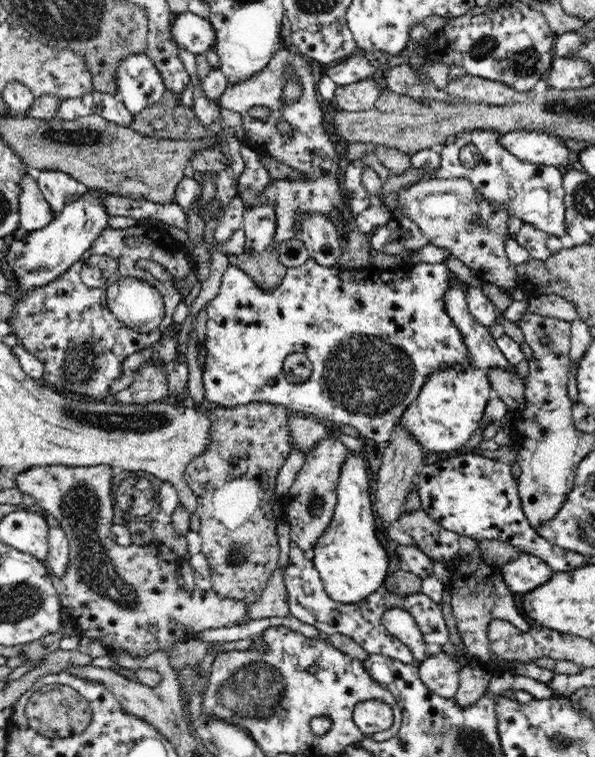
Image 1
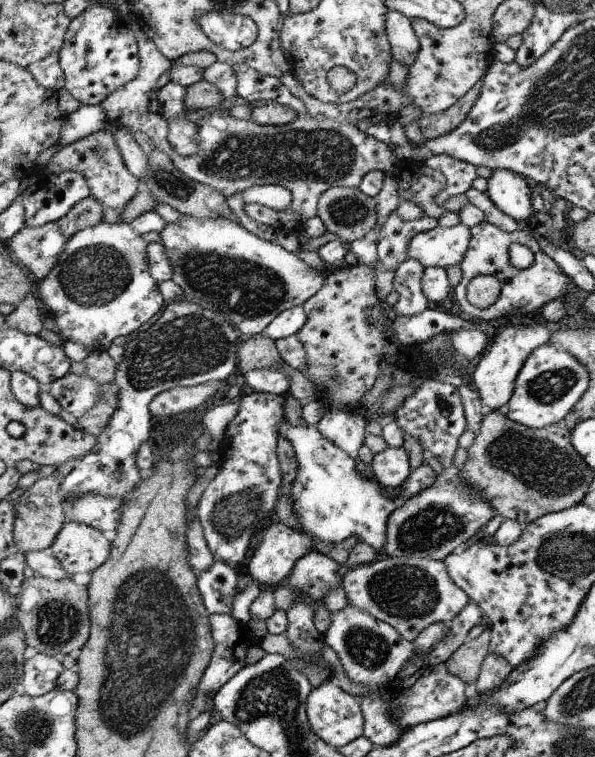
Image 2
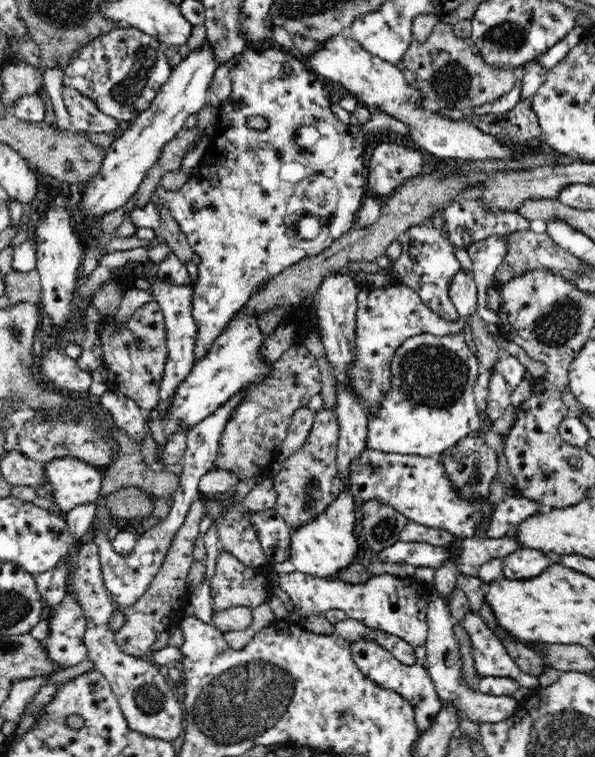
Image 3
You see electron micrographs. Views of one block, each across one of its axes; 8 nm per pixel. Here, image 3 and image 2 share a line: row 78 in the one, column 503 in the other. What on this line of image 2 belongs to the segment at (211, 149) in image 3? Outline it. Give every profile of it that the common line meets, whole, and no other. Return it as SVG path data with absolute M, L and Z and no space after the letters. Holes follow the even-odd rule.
M484 221L473 226L470 232L468 250L460 264L462 279L454 287L454 294L456 294L457 303L462 312L470 317L476 317L478 320L498 320L498 318L507 318L508 320L515 317L518 321L522 321L522 318L534 317L539 314L544 305L551 300L563 300L563 296L568 292L568 286L570 286L570 277L552 258L540 250L538 242L527 231L516 230L507 233L492 223ZM514 242L524 244L532 251L534 260L528 268L518 269L510 263L508 246ZM478 275L495 276L501 284L501 291L496 302L485 309L472 306L467 299L468 283Z

